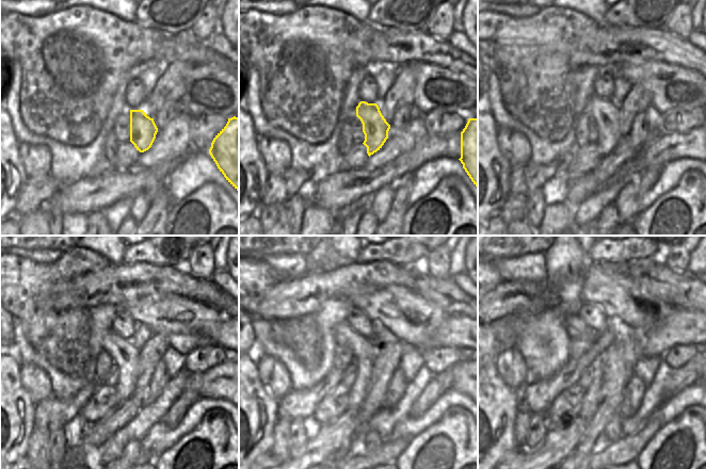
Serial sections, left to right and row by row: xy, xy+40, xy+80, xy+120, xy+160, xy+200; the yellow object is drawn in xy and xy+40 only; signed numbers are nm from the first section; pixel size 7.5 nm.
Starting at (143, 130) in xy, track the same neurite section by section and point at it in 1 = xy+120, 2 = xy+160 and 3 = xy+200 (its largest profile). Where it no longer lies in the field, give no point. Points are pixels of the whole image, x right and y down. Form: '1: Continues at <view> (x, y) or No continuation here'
1: Continues at xy+120 (124, 353)
2: Continues at xy+160 (364, 352)
3: Continues at xy+200 (575, 327).

